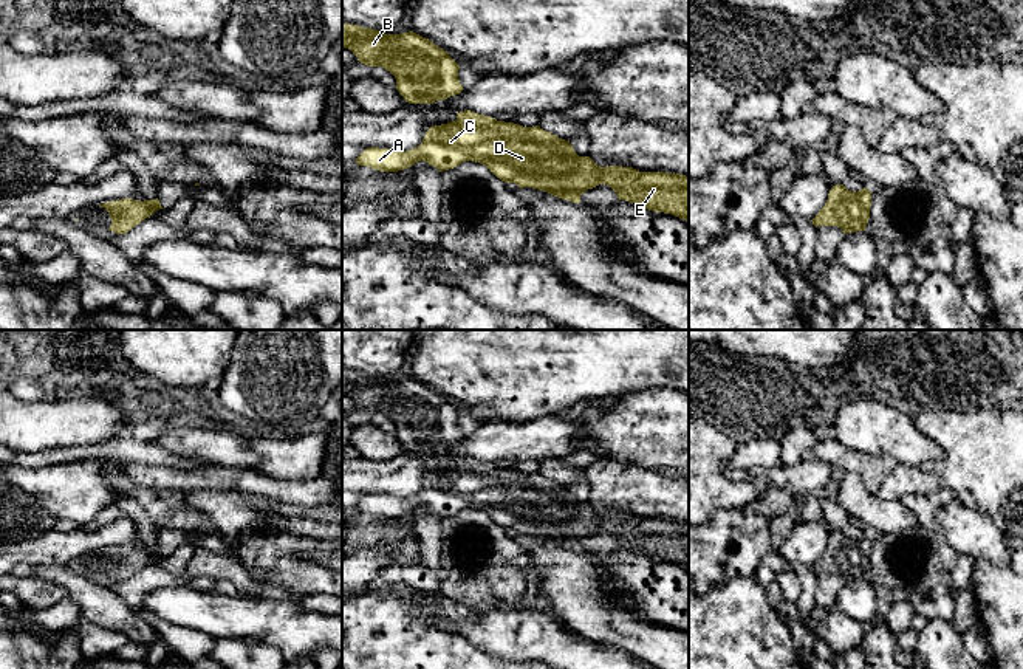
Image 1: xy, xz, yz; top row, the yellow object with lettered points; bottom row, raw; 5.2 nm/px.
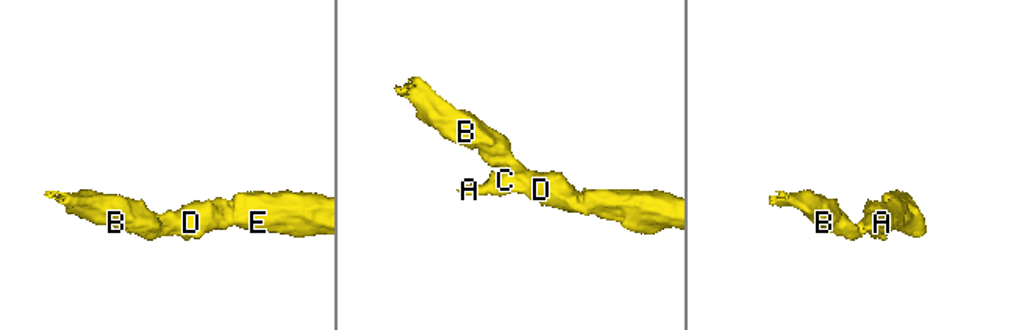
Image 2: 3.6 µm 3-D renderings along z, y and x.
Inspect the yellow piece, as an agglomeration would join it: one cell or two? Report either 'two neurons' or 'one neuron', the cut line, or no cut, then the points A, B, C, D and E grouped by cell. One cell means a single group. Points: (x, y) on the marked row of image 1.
one neuron; cut none; groups A B C D E

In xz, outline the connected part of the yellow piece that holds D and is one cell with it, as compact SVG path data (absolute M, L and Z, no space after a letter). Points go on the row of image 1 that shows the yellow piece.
M470 110L457 113L457 119L441 125L432 125L423 142L405 152L370 147L358 158L358 166L367 166L381 172L398 172L426 161L440 172L453 169L464 161L484 164L505 183L532 187L562 200L580 203L580 195L599 184L610 186L619 200L635 203L655 212L672 214L689 223L689 177L667 172L639 172L633 167L597 166L590 156L579 156L570 141L565 141L539 125L523 127L514 122L497 121Z

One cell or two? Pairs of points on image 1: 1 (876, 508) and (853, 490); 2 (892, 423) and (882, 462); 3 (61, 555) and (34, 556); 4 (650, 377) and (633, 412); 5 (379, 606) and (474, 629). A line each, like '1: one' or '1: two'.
1: one
2: two
3: one
4: two
5: two

